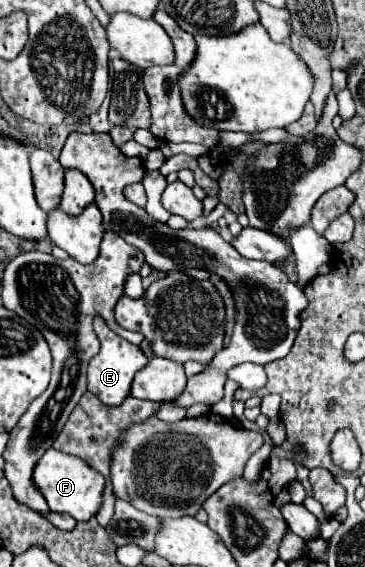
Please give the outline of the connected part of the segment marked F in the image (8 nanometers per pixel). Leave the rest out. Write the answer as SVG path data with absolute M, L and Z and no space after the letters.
M53 447L47 449L45 455L37 461L33 469L33 483L37 491L47 499L51 511L67 513L77 521L85 521L97 513L101 505L101 493L105 487L105 479L101 473L91 469L85 461L73 455L65 455Z

